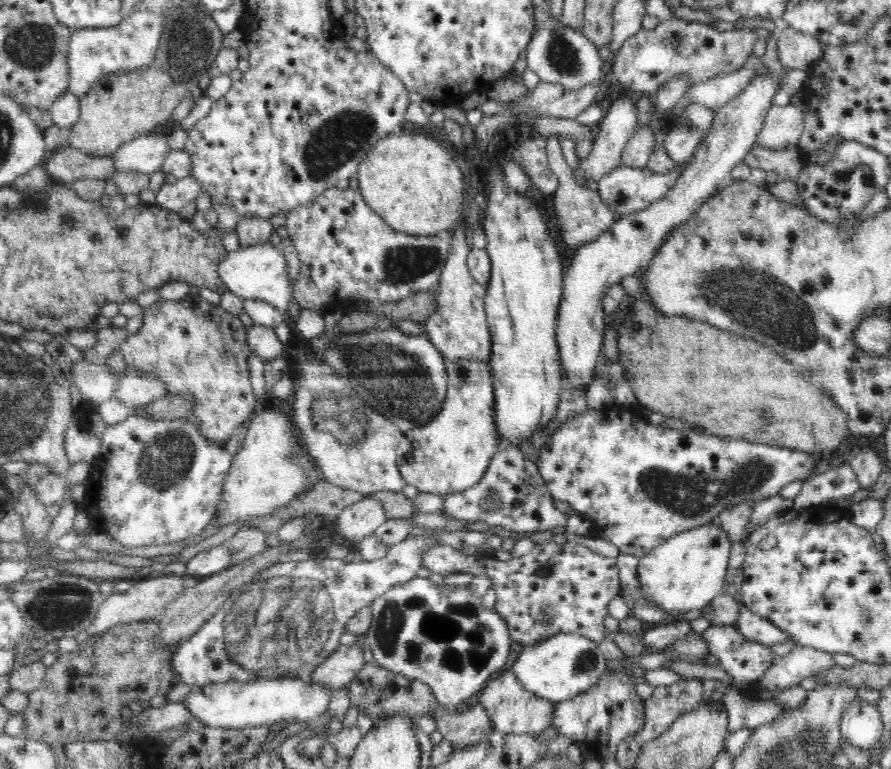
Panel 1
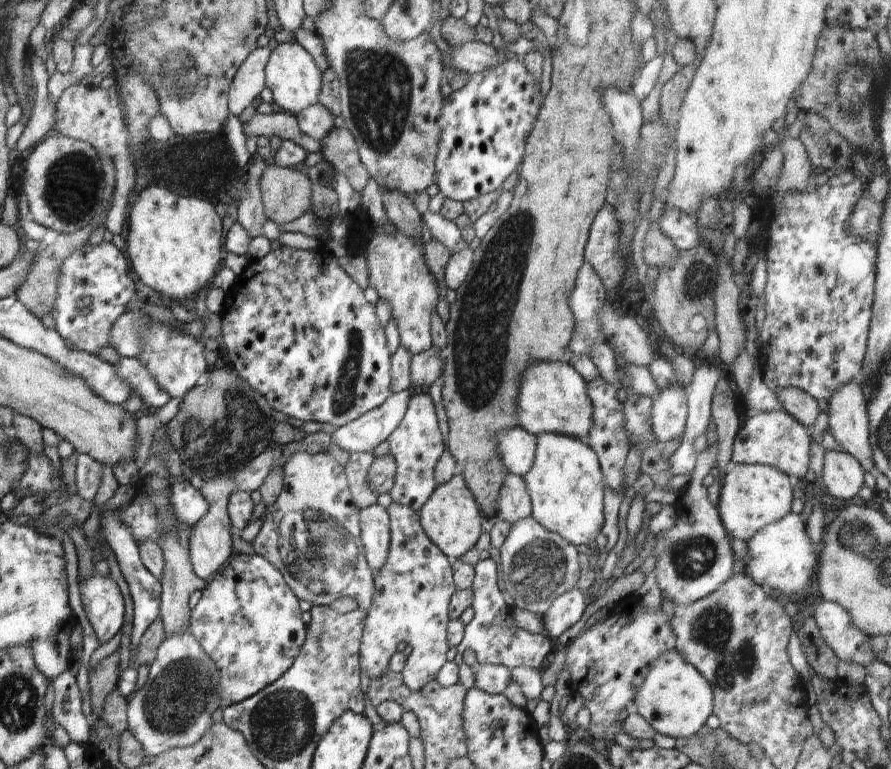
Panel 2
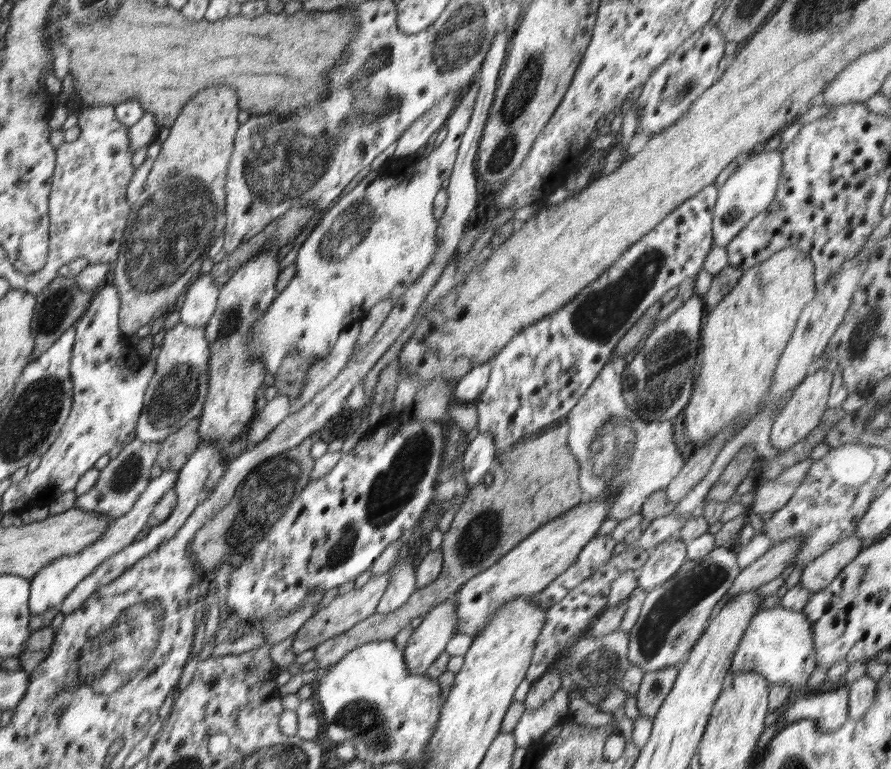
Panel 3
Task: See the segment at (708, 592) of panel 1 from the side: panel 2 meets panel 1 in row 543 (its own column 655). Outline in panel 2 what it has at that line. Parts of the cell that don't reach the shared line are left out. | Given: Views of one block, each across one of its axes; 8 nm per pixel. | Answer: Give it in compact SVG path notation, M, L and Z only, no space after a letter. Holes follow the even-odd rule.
M674 649L662 652L651 663L642 686L636 692L632 710L640 714L657 733L675 739L688 738L706 725L708 716L712 714L713 694L710 682Z

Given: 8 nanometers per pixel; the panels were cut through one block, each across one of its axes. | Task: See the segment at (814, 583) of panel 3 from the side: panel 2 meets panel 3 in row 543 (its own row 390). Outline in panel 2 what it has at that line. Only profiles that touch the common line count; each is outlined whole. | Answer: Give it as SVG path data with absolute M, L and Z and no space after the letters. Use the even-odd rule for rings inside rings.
M854 379L848 384L840 386L830 400L828 400L828 424L829 432L834 437L836 443L841 444L850 456L854 456L864 472L875 474L874 464L872 464L872 448L870 448L870 436L868 430L868 414L866 414L867 395L861 383Z

